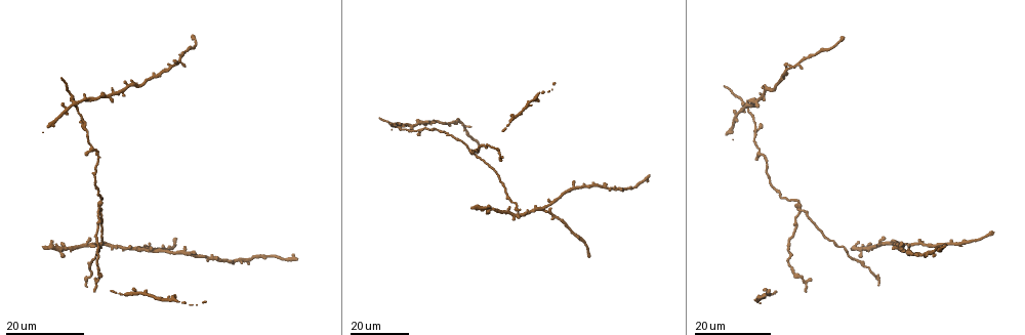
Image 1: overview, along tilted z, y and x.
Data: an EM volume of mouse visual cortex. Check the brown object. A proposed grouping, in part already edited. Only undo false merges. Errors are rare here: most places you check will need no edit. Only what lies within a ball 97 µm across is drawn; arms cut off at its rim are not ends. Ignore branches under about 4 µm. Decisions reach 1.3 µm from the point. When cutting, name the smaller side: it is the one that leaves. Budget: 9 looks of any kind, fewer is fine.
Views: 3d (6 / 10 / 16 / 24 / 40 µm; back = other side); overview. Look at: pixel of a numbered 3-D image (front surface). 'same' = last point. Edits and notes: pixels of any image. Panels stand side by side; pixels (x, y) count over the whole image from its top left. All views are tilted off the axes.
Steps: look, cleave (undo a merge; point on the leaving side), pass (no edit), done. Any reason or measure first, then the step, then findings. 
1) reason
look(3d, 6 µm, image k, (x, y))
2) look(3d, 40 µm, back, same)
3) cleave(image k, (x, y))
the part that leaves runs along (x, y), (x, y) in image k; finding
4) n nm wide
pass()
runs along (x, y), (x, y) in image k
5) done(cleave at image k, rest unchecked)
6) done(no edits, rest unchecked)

three arms meet
look(3d, 16 µm, image 1, (138, 246))

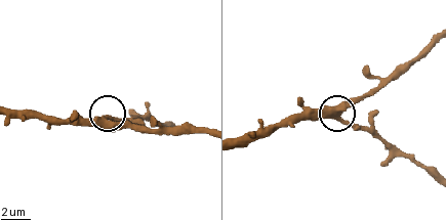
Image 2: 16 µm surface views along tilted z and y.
closer look
look(3d, 10 µm, image 2, (335, 115))

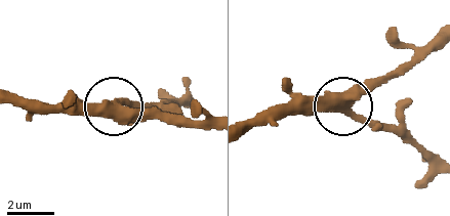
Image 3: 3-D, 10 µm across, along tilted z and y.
look(3d, 6 µm, image 3, (345, 108))

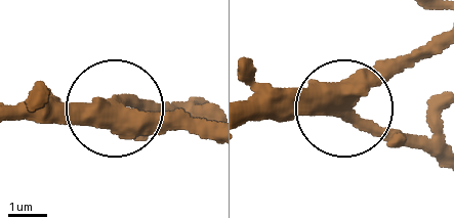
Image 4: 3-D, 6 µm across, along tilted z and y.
370 nm wide
pass()
runs along (19, 105), (187, 110) in image 4; all the same neuron

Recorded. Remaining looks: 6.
look(3d, 24 µm, image 1, (87, 261))

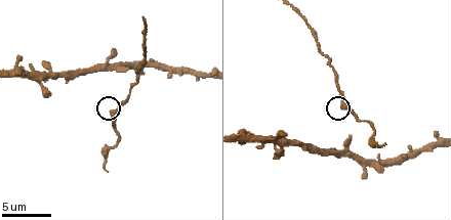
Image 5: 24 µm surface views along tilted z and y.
look(3d, 6 µm, image 5, (344, 109))

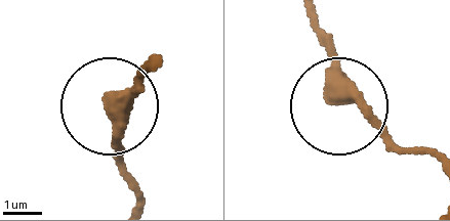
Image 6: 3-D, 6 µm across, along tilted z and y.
side arm 9 µm
pass()
all the same neuron

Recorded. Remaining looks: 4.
look(3d, 10 µm, image 5, (308, 148))

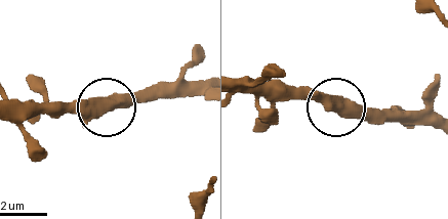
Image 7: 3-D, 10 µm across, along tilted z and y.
530 nm wide
pass()
continuous, no second neuron

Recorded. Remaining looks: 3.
arms part here
look(3d, 16 µm, image 1, (799, 210))

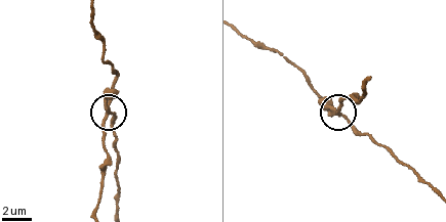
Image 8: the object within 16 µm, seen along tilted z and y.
look(3d, 6 µm, image 8, (104, 114))

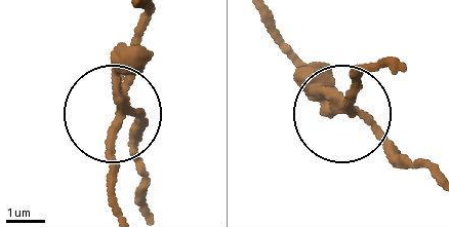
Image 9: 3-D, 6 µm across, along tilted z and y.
side arm 57 µm; 3 arms
cleave(image 9, (113, 160))
two neurons meet here

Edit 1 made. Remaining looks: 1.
done(cleave at image 9, rest unchecked)

